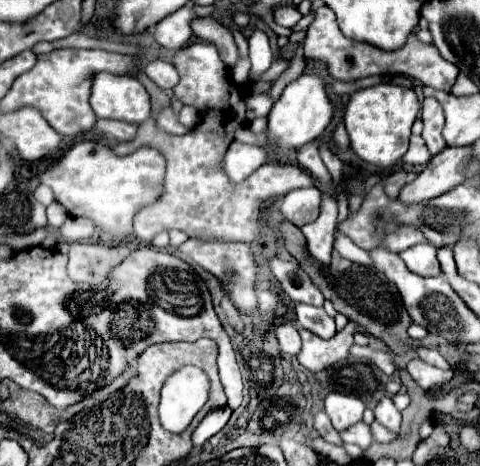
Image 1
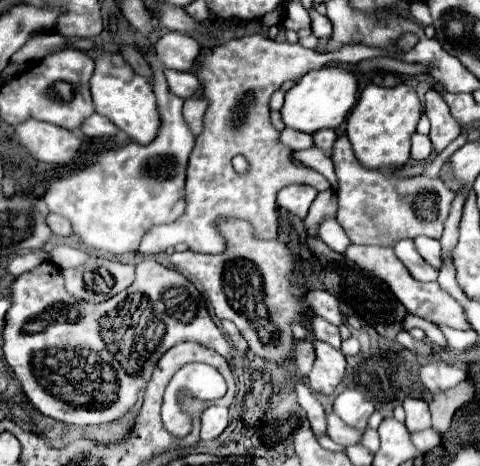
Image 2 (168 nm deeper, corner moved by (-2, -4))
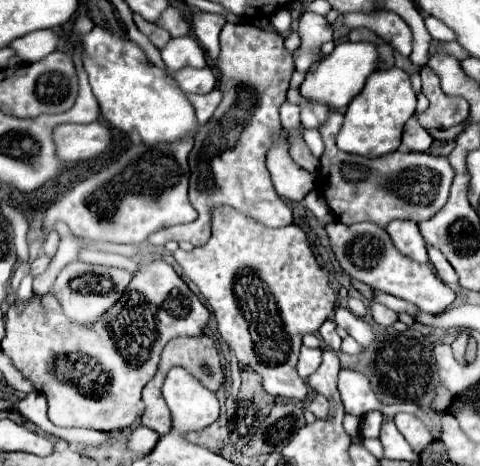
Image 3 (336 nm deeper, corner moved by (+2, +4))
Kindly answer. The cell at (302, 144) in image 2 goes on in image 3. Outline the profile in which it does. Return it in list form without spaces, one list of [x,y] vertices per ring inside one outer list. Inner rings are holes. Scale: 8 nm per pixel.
[[[285,102],[285,104],[281,106],[281,126],[283,126],[283,130],[287,130],[287,132],[301,128],[299,108],[297,108],[297,106],[293,106],[293,104],[289,104],[289,102]]]

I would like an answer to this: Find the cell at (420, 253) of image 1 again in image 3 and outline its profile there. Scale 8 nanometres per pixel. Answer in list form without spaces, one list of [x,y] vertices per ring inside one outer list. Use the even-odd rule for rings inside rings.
[[[393,220],[387,228],[387,234],[391,236],[395,248],[405,254],[407,258],[419,262],[419,264],[427,264],[427,250],[425,250],[425,240],[419,232],[419,226],[415,222],[409,220]]]

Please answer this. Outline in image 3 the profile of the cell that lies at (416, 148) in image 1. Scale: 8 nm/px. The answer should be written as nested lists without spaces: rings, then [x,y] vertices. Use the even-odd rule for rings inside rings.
[[[409,118],[403,130],[403,148],[413,152],[427,152],[431,142],[433,138],[429,136],[429,132],[421,128],[421,124],[415,118]]]

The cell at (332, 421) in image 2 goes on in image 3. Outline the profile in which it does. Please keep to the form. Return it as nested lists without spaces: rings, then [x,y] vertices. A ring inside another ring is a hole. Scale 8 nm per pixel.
[[[315,394],[315,396],[311,398],[309,410],[311,410],[317,418],[325,420],[325,416],[329,416],[329,400],[327,400],[325,396],[321,396],[321,394]]]

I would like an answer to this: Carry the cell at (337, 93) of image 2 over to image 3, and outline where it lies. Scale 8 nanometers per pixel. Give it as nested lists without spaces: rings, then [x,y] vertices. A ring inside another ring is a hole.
[[[341,42],[335,46],[335,50],[329,56],[323,56],[319,62],[315,62],[299,88],[301,96],[309,102],[323,104],[331,110],[345,110],[347,104],[363,90],[365,80],[375,70],[377,50],[373,44],[367,42]]]

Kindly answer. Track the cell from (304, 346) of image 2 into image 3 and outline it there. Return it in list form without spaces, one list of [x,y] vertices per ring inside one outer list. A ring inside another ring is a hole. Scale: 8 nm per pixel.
[[[303,346],[301,348],[301,354],[299,354],[299,364],[297,364],[297,372],[303,380],[307,380],[321,364],[321,350],[319,348],[307,348]]]

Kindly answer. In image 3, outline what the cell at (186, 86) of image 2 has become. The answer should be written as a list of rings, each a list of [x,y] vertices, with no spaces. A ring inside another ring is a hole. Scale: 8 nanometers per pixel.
[[[205,66],[205,68],[181,68],[181,72],[173,72],[173,78],[177,80],[177,86],[183,92],[191,92],[191,94],[207,94],[215,88],[217,78],[215,72]]]

